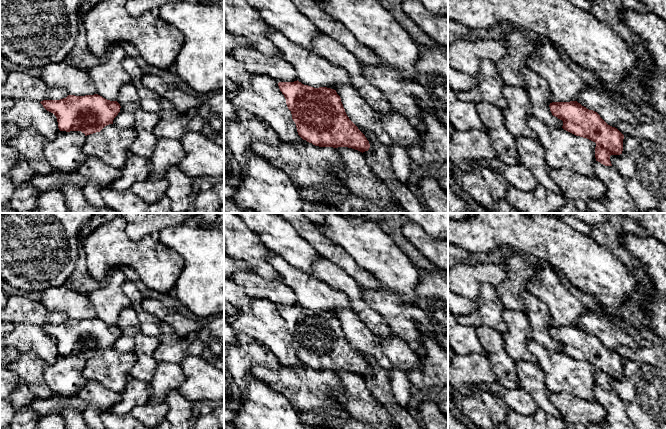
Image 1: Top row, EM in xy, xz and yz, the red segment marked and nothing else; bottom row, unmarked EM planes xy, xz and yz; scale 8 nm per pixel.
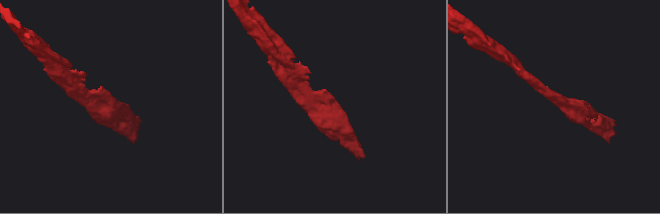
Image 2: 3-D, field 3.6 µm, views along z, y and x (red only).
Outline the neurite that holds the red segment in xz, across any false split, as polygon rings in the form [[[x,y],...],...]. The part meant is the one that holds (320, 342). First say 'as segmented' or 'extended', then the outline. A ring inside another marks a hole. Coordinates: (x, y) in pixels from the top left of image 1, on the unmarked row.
as segmented; [[[298,304],[279,306],[278,310],[291,335],[298,359],[303,364],[319,371],[348,371],[362,377],[369,374],[369,365],[347,340],[336,314],[327,311],[314,312]]]

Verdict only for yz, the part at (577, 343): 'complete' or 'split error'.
complete

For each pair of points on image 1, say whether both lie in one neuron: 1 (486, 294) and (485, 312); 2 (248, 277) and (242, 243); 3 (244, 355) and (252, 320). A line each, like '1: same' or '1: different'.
1: same
2: different
3: different

